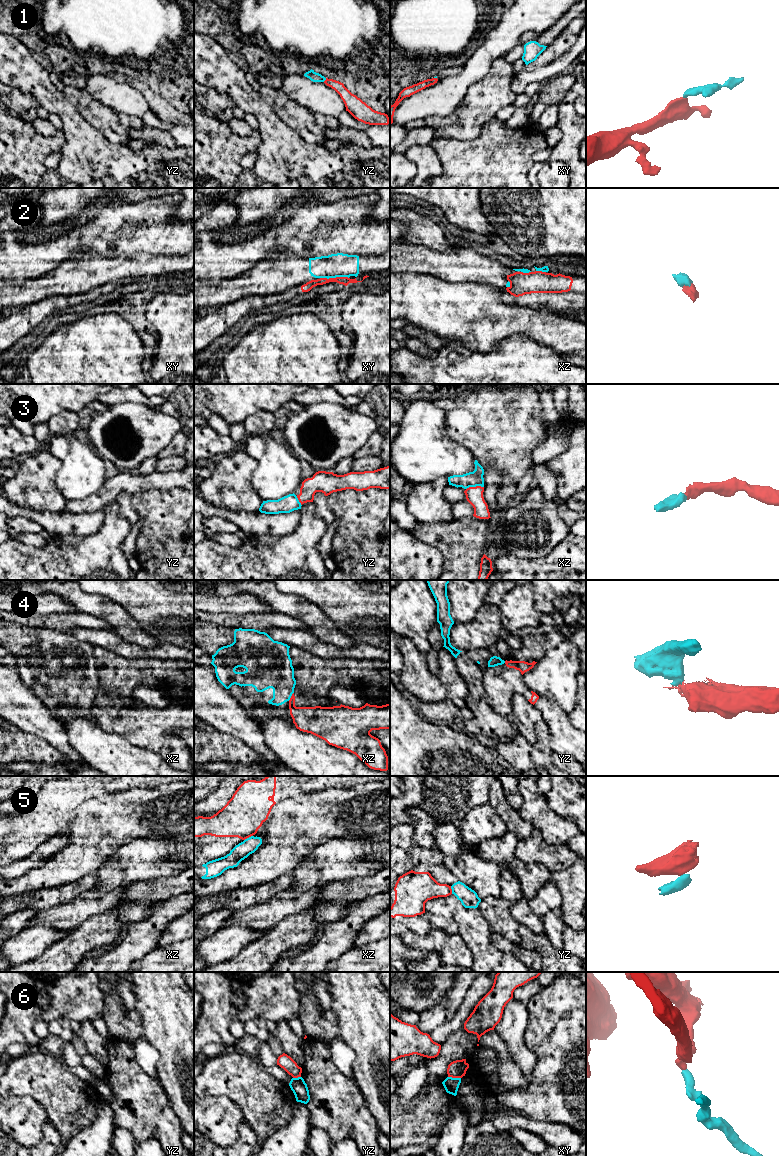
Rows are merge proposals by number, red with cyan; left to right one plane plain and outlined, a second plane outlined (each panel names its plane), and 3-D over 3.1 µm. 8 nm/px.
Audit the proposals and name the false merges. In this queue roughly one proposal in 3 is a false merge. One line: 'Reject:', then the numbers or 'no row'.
Reject: 2, 4, 5, 6

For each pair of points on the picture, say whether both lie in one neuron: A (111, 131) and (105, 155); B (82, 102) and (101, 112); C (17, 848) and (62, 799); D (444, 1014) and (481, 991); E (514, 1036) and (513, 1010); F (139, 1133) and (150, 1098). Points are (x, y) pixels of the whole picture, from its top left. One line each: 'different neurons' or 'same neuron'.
A: different neurons
B: same neuron
C: same neuron
D: different neurons
E: same neuron
F: same neuron

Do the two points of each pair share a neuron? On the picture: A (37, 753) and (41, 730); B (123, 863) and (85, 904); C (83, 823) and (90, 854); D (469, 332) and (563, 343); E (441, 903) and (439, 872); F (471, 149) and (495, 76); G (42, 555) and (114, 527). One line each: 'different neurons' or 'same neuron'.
A: different neurons
B: same neuron
C: different neurons
D: same neuron
E: different neurons
F: different neurons
G: same neuron

